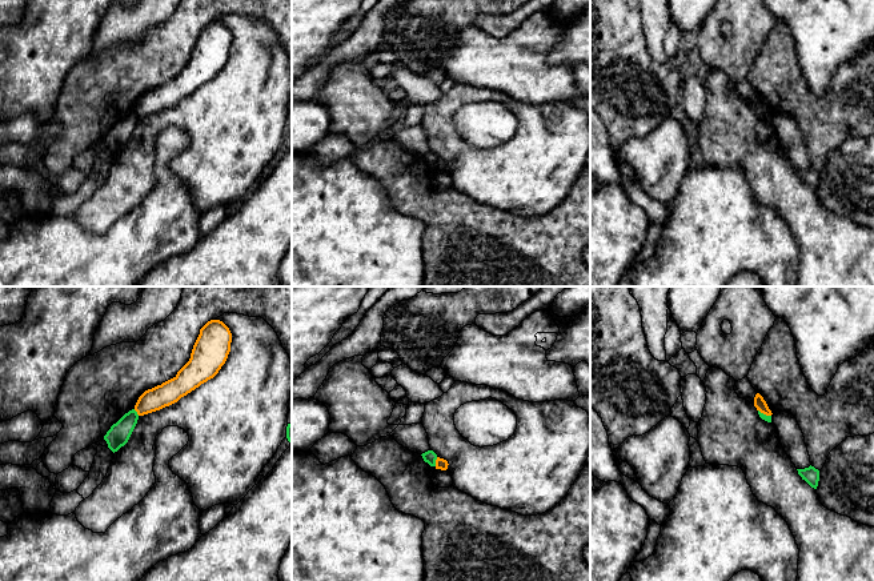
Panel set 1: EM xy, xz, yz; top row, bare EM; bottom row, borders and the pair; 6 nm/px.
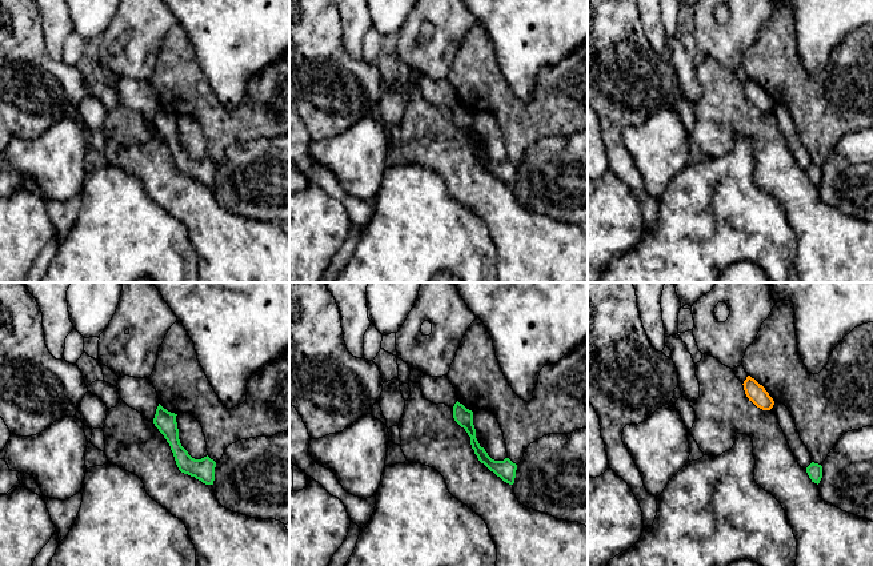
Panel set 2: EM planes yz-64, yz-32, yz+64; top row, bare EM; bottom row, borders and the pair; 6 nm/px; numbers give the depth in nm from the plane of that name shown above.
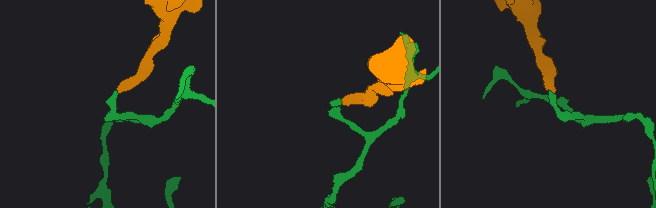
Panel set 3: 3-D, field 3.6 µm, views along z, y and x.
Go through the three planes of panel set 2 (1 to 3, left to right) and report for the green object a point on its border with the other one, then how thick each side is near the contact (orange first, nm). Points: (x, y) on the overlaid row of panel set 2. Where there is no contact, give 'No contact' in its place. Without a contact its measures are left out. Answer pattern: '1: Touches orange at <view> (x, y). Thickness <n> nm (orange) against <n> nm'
1: No contact
2: No contact
3: No contact

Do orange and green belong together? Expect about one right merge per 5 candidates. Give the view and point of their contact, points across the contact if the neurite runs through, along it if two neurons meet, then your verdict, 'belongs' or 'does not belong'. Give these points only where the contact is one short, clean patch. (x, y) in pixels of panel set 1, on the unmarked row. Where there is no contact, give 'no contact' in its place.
contact xz (436, 163); border xz (437, 159), (435, 167); does not belong

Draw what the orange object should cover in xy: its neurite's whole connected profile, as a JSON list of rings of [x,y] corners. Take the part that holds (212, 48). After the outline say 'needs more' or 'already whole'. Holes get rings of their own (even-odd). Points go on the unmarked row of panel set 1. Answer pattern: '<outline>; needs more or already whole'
[[[208,23],[200,31],[189,63],[177,76],[139,99],[135,107],[137,116],[144,117],[169,108],[213,80],[228,60],[230,44],[232,35],[222,23]]]; already whole

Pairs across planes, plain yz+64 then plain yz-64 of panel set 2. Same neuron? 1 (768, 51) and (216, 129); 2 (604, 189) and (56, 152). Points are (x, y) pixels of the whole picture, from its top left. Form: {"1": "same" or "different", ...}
{"1": "same", "2": "different"}

